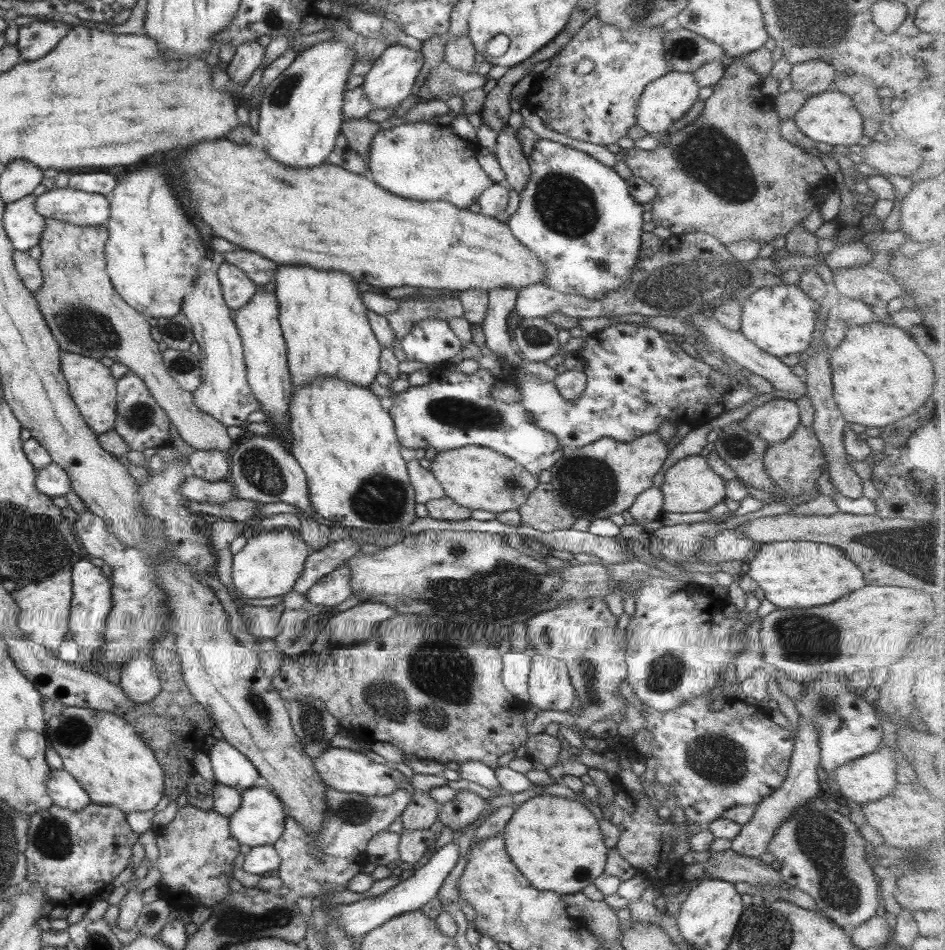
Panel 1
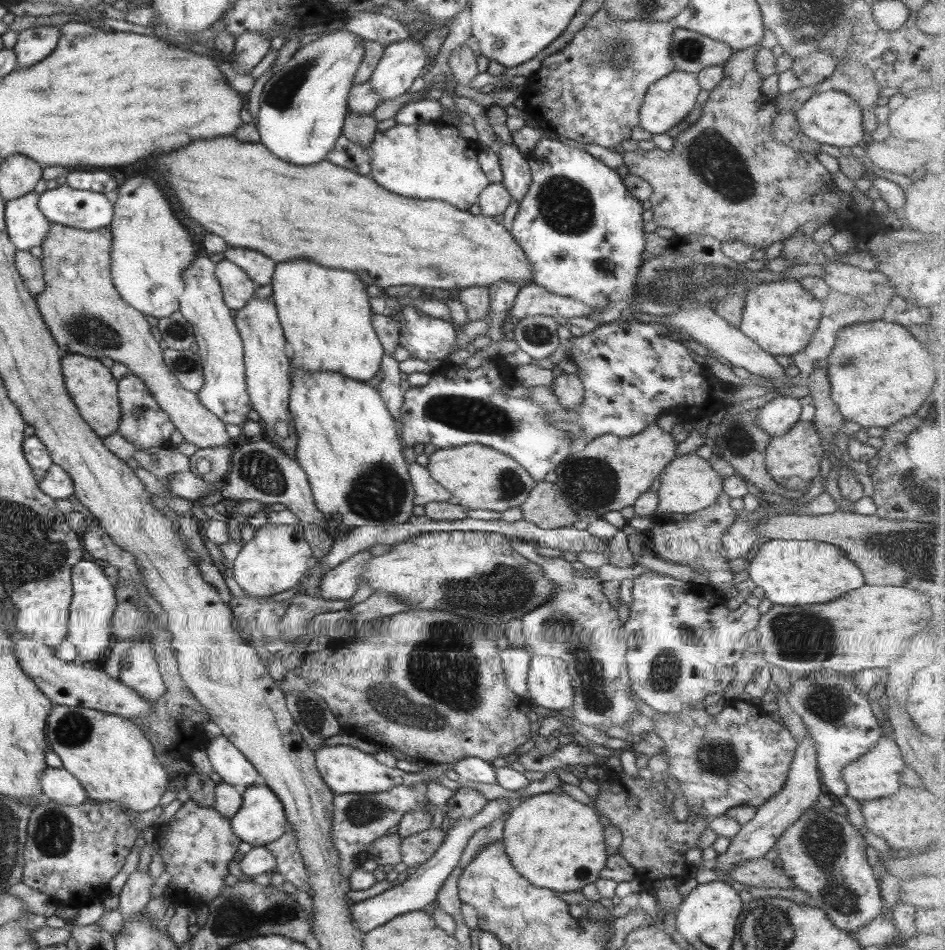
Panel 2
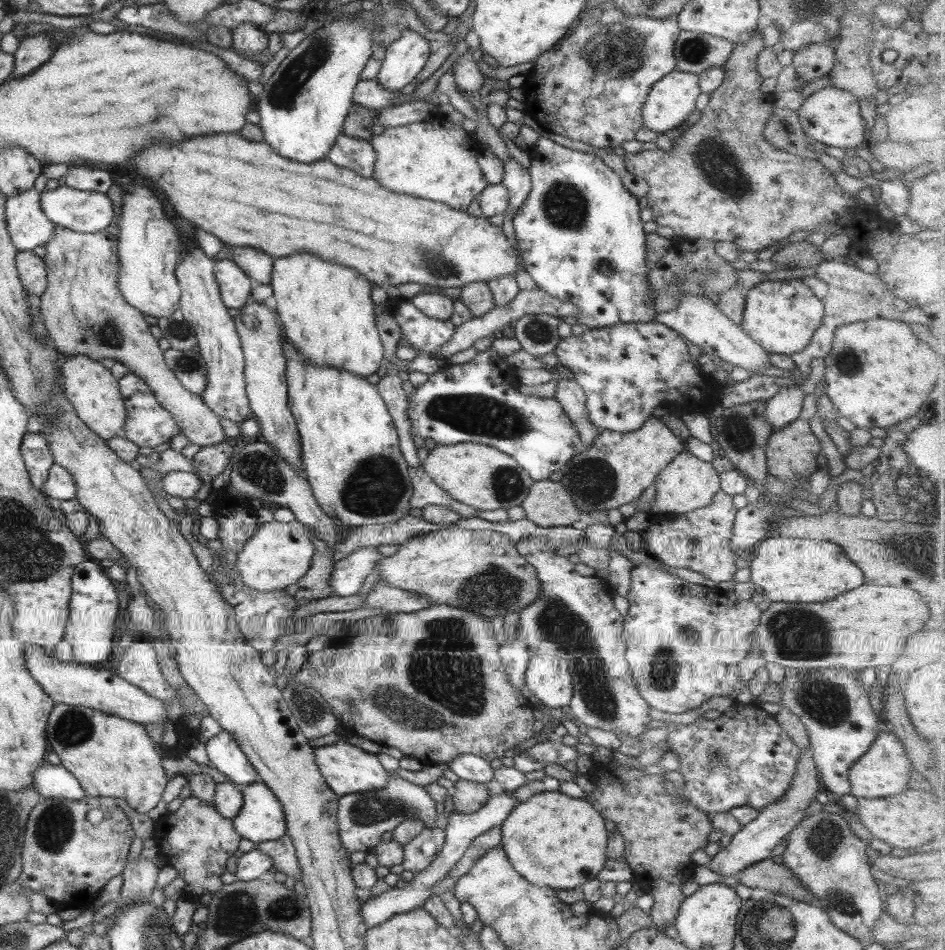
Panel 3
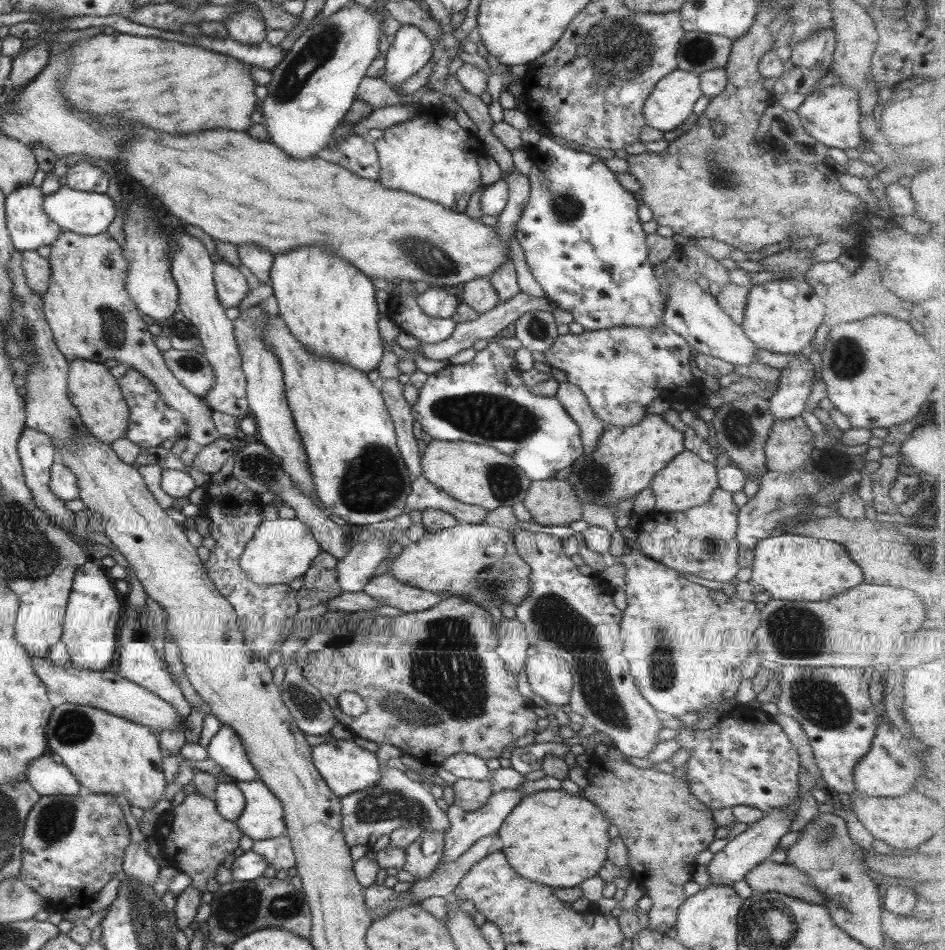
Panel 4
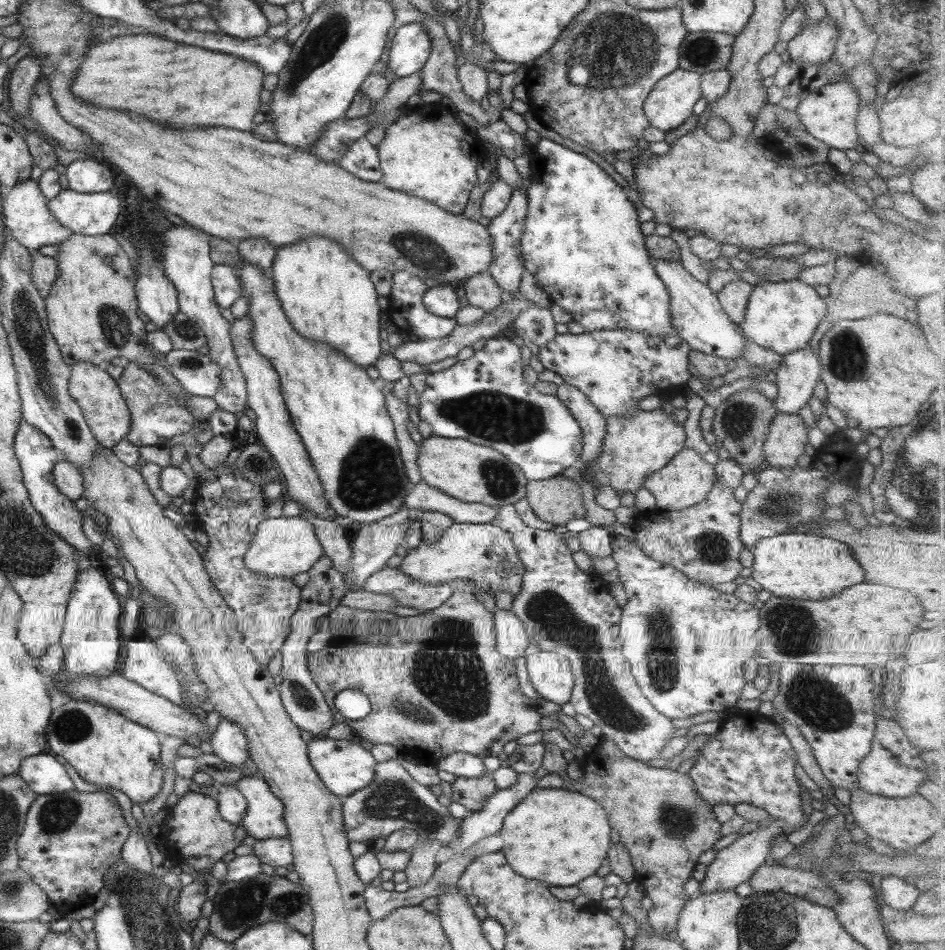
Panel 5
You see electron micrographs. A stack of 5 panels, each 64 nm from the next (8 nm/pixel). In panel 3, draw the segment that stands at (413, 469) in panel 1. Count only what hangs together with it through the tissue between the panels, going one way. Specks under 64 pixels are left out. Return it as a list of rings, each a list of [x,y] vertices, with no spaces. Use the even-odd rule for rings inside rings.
[[[421,466],[410,471],[412,494],[411,498],[409,498],[409,506],[411,508],[422,509],[427,505],[443,505],[453,510],[458,509],[462,513],[459,519],[477,517],[479,510],[457,503],[442,488],[431,482],[431,479],[428,478],[427,473],[423,471]]]

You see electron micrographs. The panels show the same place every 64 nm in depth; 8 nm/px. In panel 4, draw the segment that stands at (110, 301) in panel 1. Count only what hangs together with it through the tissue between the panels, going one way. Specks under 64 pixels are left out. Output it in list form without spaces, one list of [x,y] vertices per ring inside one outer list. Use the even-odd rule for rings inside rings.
[[[61,231],[57,239],[50,244],[47,260],[50,278],[47,290],[42,296],[43,310],[46,323],[52,332],[53,342],[65,360],[70,363],[75,359],[85,359],[102,364],[103,360],[111,359],[117,360],[118,364],[125,363],[128,368],[133,368],[141,376],[145,376],[152,386],[155,386],[161,400],[182,417],[183,423],[187,426],[187,440],[194,440],[203,446],[217,440],[221,435],[217,433],[211,420],[212,412],[201,403],[200,397],[183,388],[167,369],[162,352],[155,347],[151,334],[147,331],[147,323],[141,319],[138,308],[131,302],[124,287],[127,260],[121,247],[109,233],[105,231],[96,235],[80,235],[71,231]]]

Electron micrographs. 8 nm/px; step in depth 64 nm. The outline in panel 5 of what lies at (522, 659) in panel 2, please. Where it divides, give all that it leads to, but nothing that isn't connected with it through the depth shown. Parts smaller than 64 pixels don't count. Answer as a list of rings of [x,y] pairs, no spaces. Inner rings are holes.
[[[494,608],[493,631],[496,639],[495,651],[511,662],[524,654],[529,643],[525,626],[510,611]]]

